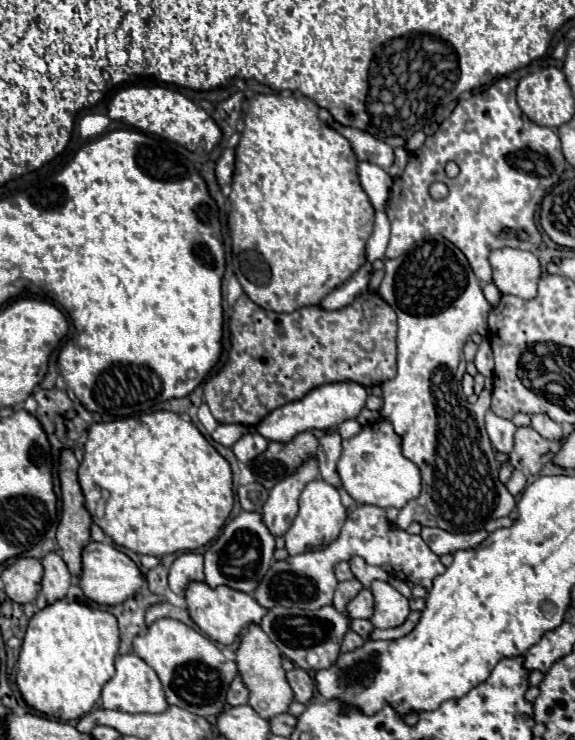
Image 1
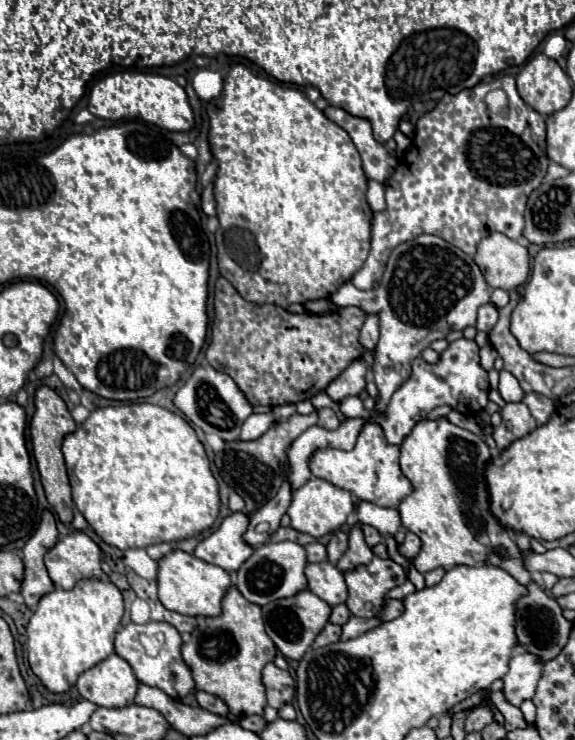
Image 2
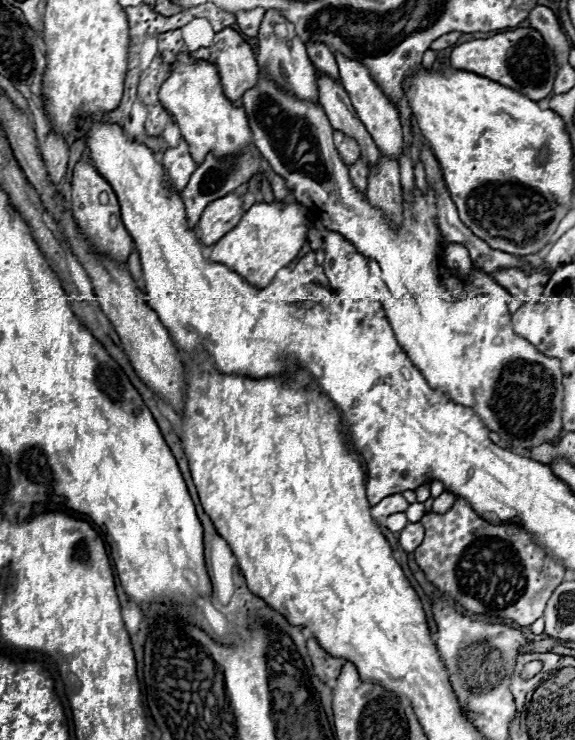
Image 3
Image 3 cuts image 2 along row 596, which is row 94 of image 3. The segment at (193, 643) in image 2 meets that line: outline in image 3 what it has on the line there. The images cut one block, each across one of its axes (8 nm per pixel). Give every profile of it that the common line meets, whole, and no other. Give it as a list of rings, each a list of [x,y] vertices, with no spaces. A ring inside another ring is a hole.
[[[224,28],[220,32],[216,32],[212,46],[206,48],[198,48],[194,52],[190,52],[190,56],[194,60],[202,60],[202,62],[210,62],[218,68],[220,72],[220,80],[222,80],[222,88],[224,88],[224,96],[232,102],[236,102],[238,106],[242,104],[242,96],[246,90],[254,88],[258,84],[258,74],[260,68],[256,66],[256,54],[252,50],[252,46],[240,36],[240,32],[232,30],[232,28]]]

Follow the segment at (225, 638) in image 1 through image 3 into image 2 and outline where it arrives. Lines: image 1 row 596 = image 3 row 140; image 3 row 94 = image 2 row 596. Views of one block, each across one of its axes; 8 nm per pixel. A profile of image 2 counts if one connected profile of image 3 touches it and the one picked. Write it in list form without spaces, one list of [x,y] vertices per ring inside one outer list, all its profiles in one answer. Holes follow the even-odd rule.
[[[182,550],[170,552],[158,564],[160,564],[158,598],[168,610],[184,616],[218,616],[220,614],[220,602],[232,584],[230,574],[226,570],[214,564],[204,564],[204,560],[198,560],[196,556],[186,554]]]

